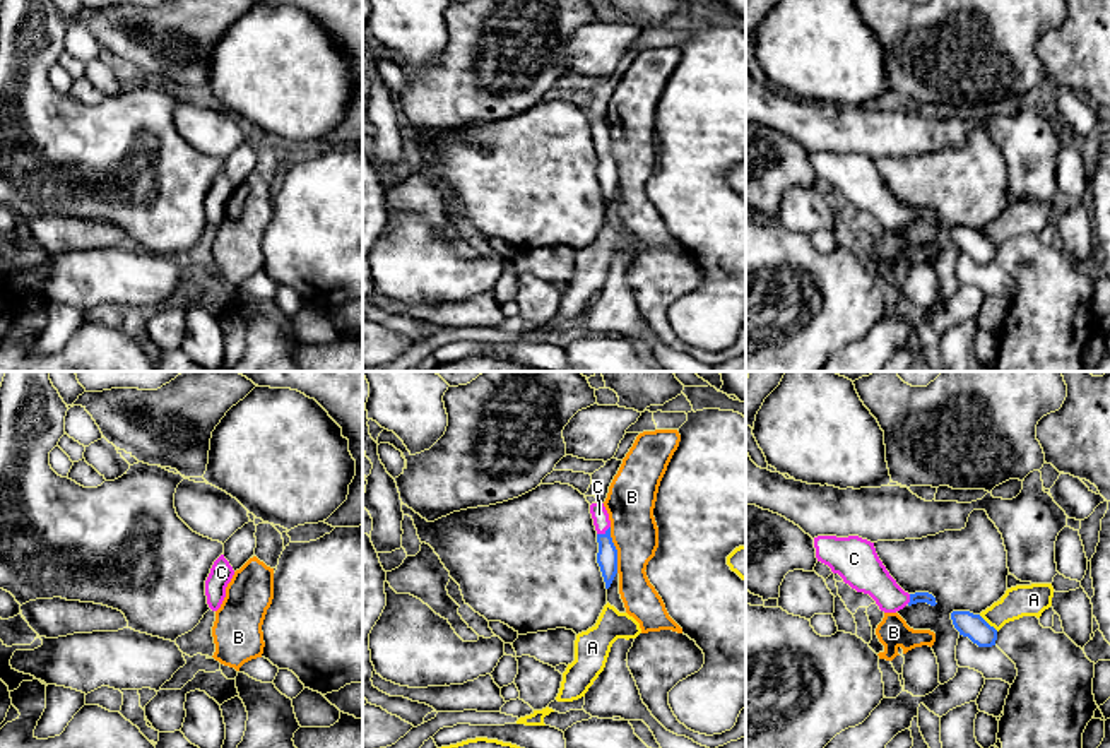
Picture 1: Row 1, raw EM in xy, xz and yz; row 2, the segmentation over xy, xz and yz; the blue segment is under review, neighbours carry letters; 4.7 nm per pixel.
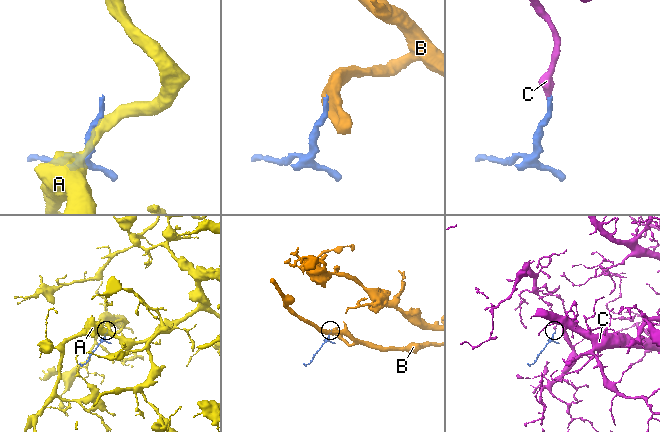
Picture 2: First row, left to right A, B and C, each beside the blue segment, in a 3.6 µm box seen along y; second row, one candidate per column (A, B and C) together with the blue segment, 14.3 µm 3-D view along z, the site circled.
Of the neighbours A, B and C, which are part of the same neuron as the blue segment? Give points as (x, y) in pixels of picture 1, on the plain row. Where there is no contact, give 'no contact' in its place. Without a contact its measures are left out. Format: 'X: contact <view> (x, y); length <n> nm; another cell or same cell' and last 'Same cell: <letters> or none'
A: contact yz (987, 240); length 120 nm; another cell
B: contact xz (616, 166); length 220 nm; another cell
C: contact xz (602, 151); length 80 nm; same cell
Same cell: C

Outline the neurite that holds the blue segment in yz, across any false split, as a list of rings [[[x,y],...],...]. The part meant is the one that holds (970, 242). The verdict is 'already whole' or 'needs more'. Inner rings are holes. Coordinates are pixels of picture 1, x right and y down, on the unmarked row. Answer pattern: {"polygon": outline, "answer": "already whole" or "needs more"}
{"polygon": [[[953,228],[951,236],[959,252],[968,253],[978,264],[992,264],[997,257],[997,246],[980,231],[970,228]]], "answer": "already whole"}

